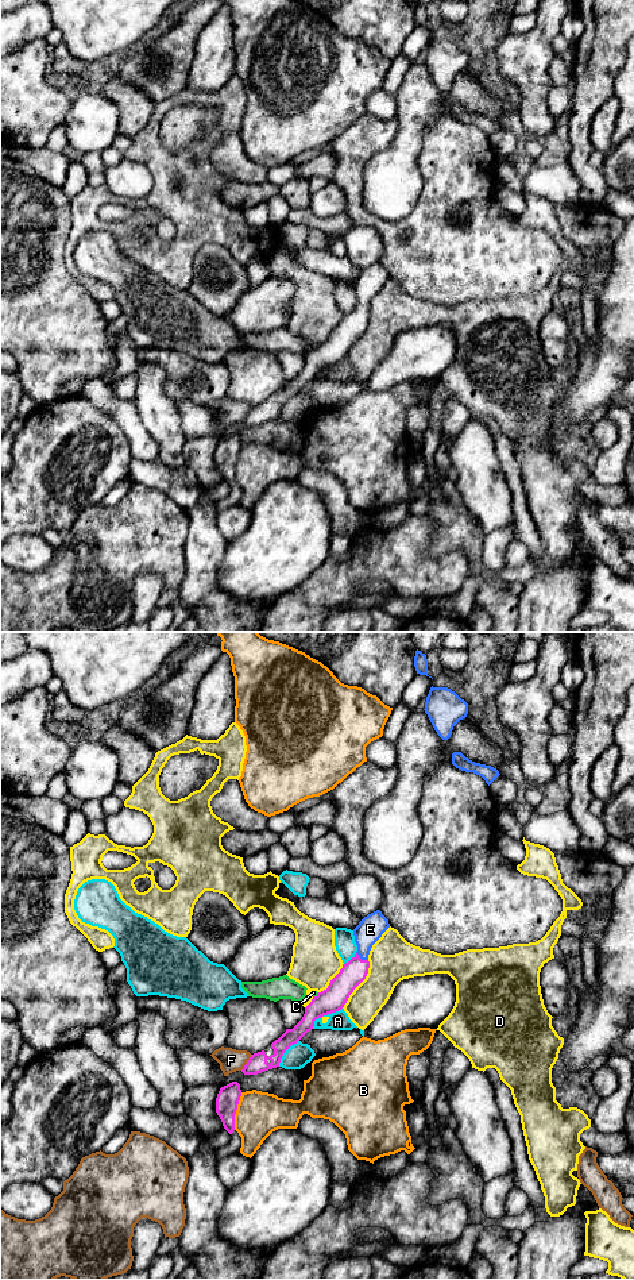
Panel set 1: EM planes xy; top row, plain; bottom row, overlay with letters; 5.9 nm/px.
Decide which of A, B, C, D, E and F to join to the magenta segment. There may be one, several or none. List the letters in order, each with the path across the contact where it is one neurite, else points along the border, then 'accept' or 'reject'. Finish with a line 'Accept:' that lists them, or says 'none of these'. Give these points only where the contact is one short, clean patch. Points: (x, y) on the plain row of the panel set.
A: reject
B: reject
C: border along xy (319, 344), (313, 350); reject
D: reject
E: runs through xy (354, 324), (360, 311), (364, 289), (370, 281); accept
F: reject
Accept: E

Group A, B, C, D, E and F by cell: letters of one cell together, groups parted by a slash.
A / B / C / D / E / F

